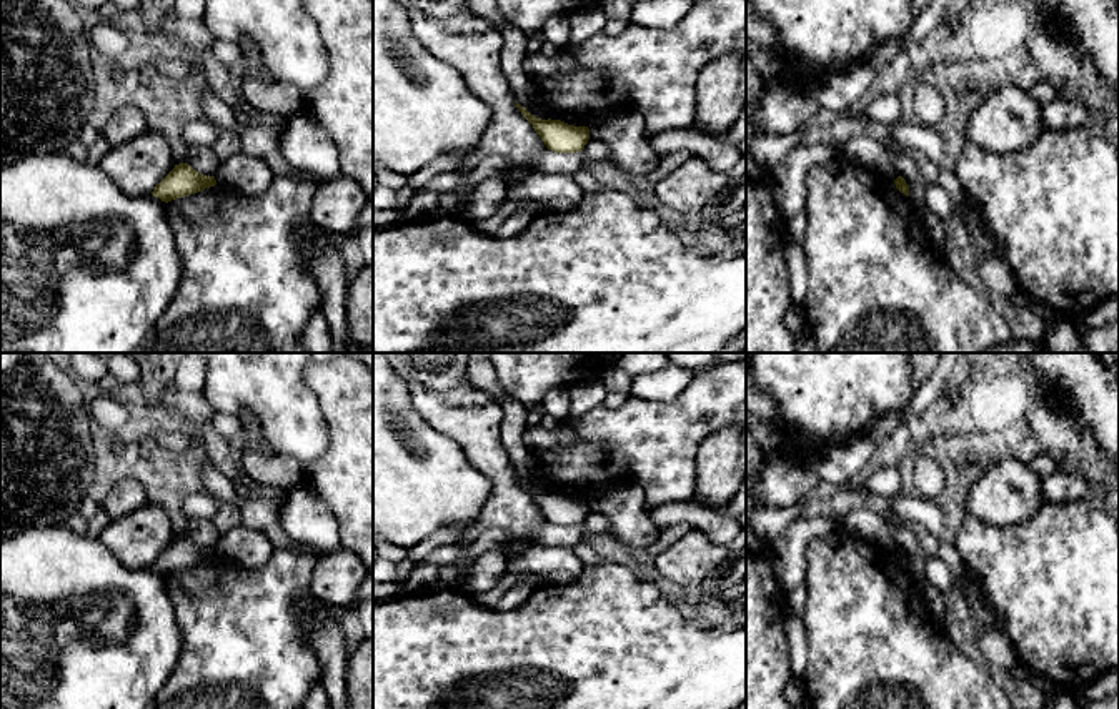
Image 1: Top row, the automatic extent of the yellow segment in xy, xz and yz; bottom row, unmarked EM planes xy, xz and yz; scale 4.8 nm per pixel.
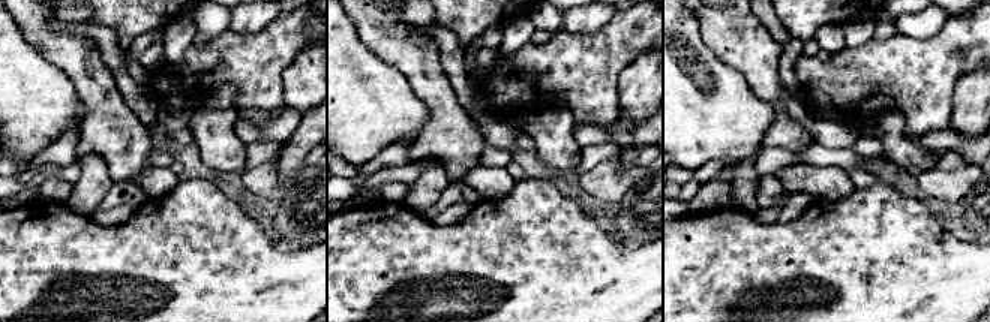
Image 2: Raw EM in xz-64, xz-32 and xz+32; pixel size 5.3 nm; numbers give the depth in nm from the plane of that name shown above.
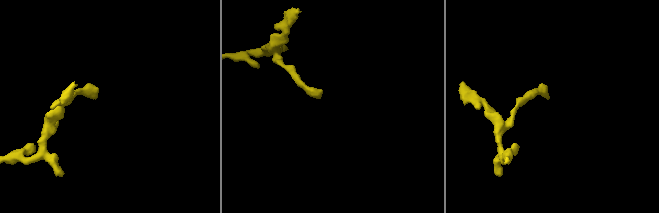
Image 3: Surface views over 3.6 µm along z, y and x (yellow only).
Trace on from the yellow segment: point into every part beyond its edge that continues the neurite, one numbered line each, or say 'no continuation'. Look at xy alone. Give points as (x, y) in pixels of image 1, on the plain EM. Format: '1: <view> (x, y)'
no continuation

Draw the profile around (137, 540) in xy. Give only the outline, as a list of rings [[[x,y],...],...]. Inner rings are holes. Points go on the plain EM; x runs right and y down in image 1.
[[[150,501],[123,518],[112,519],[100,534],[118,563],[130,569],[152,568],[175,538],[165,509]]]

